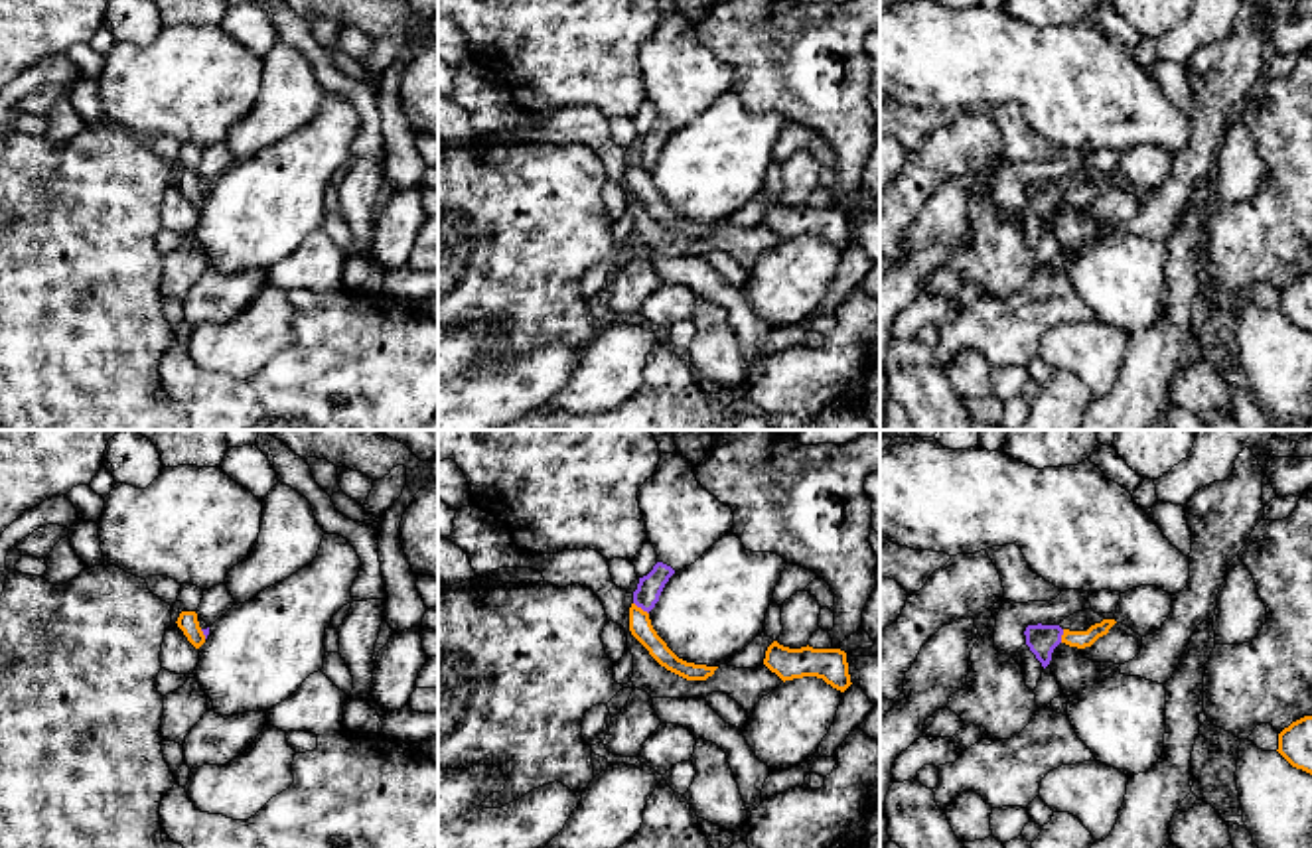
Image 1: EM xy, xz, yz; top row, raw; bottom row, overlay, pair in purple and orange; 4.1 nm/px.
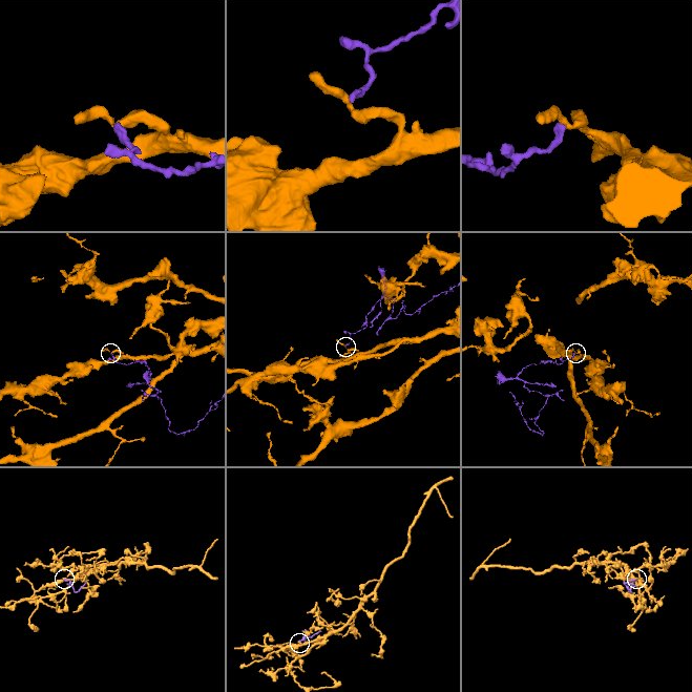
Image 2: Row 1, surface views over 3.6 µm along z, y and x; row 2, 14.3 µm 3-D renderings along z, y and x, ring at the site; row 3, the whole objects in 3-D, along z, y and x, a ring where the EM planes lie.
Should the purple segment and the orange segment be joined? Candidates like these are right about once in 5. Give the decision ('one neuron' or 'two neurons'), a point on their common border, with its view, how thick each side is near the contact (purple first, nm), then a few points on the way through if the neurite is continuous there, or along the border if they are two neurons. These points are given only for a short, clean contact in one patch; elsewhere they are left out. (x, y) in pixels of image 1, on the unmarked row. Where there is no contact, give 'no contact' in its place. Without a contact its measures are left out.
two neurons | xz (642, 166) | 100/90 nm | along xz (634, 160), (648, 172)

